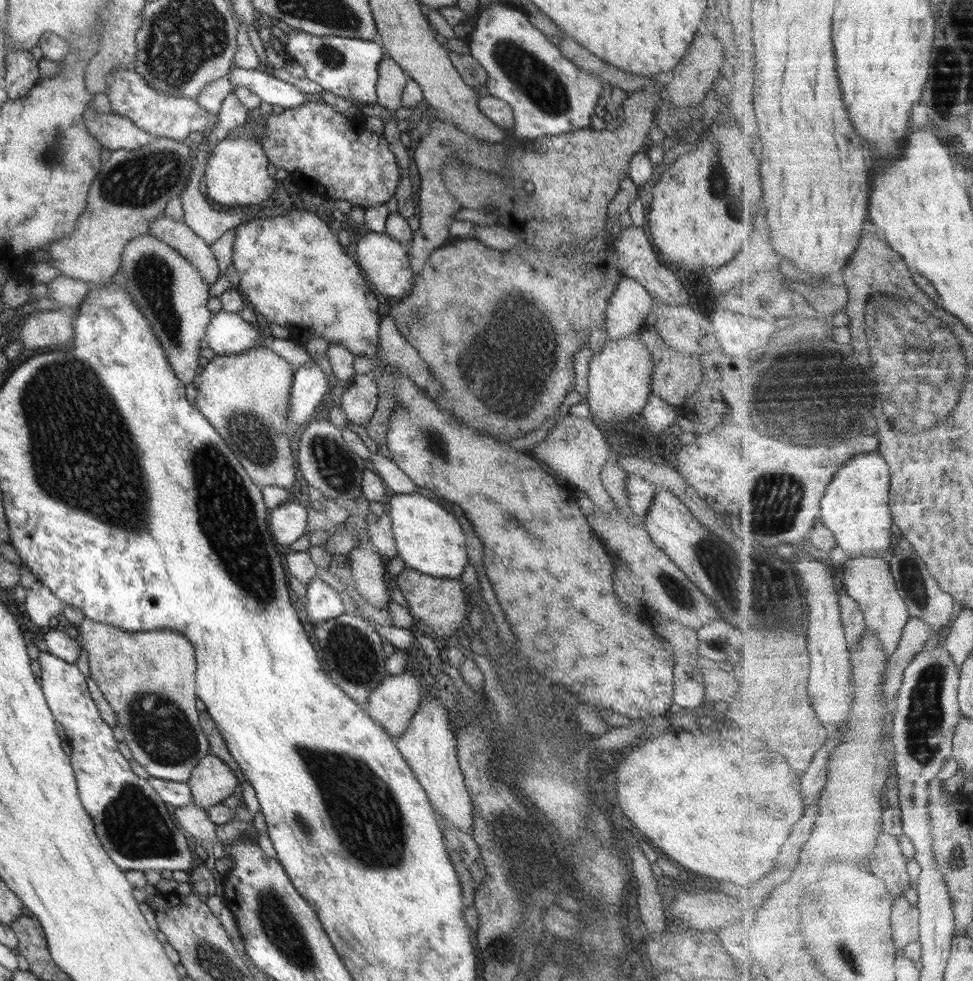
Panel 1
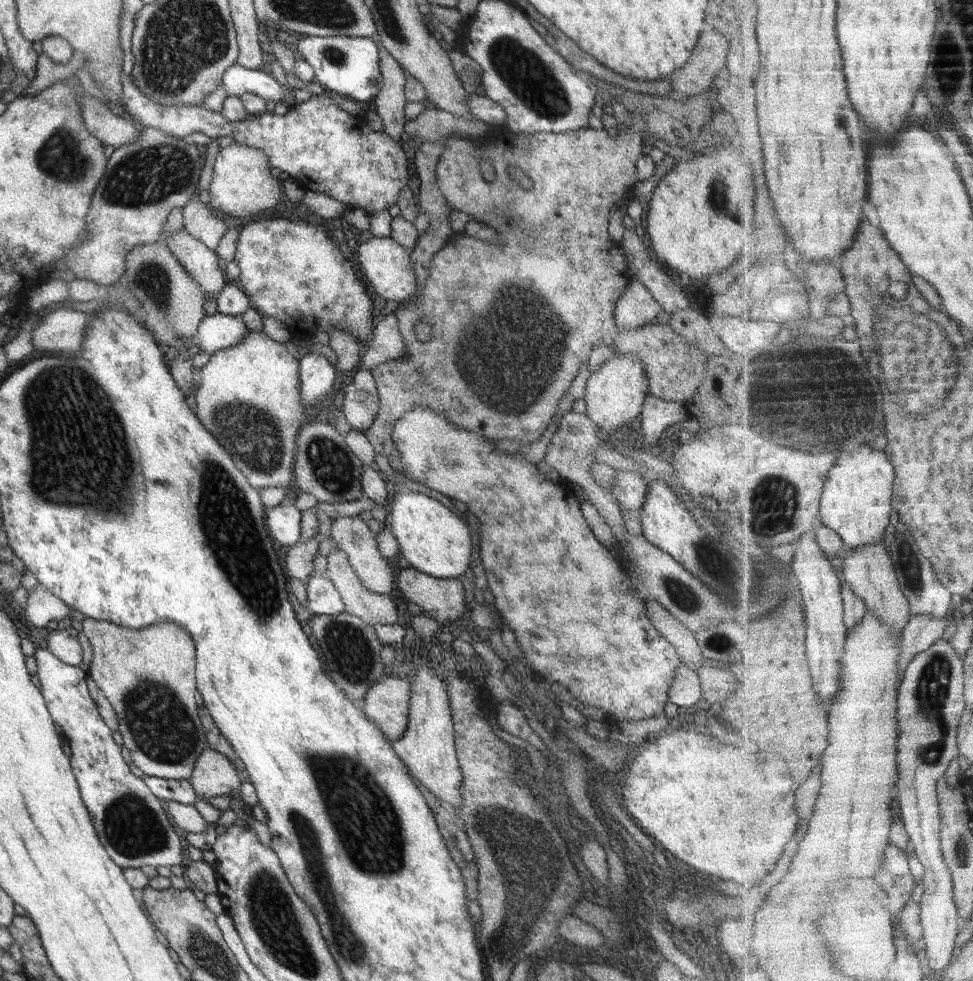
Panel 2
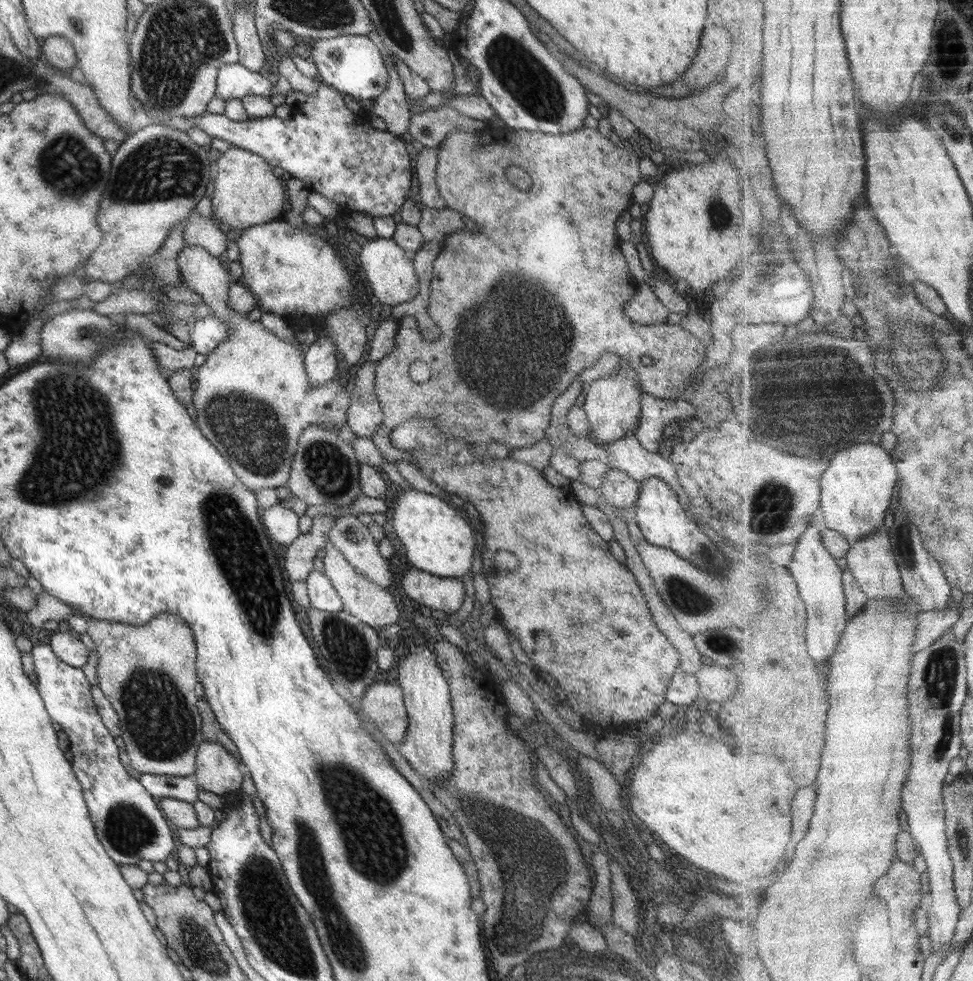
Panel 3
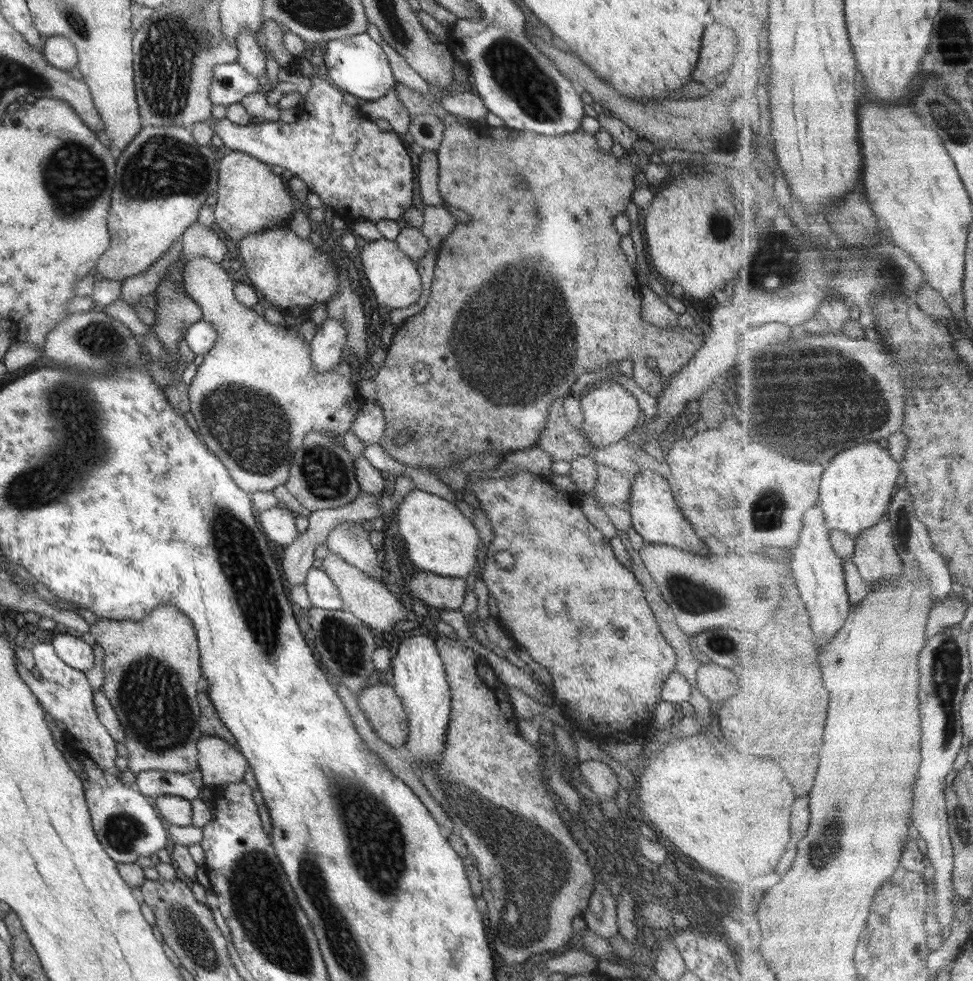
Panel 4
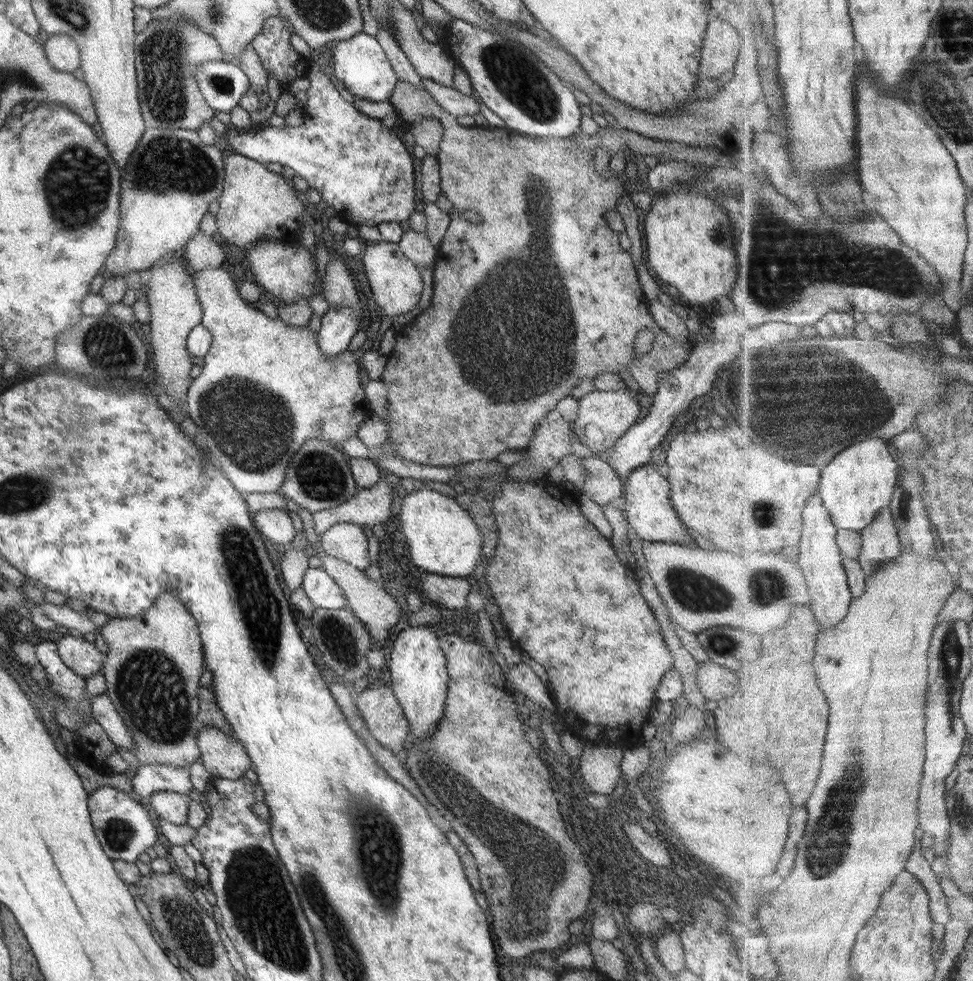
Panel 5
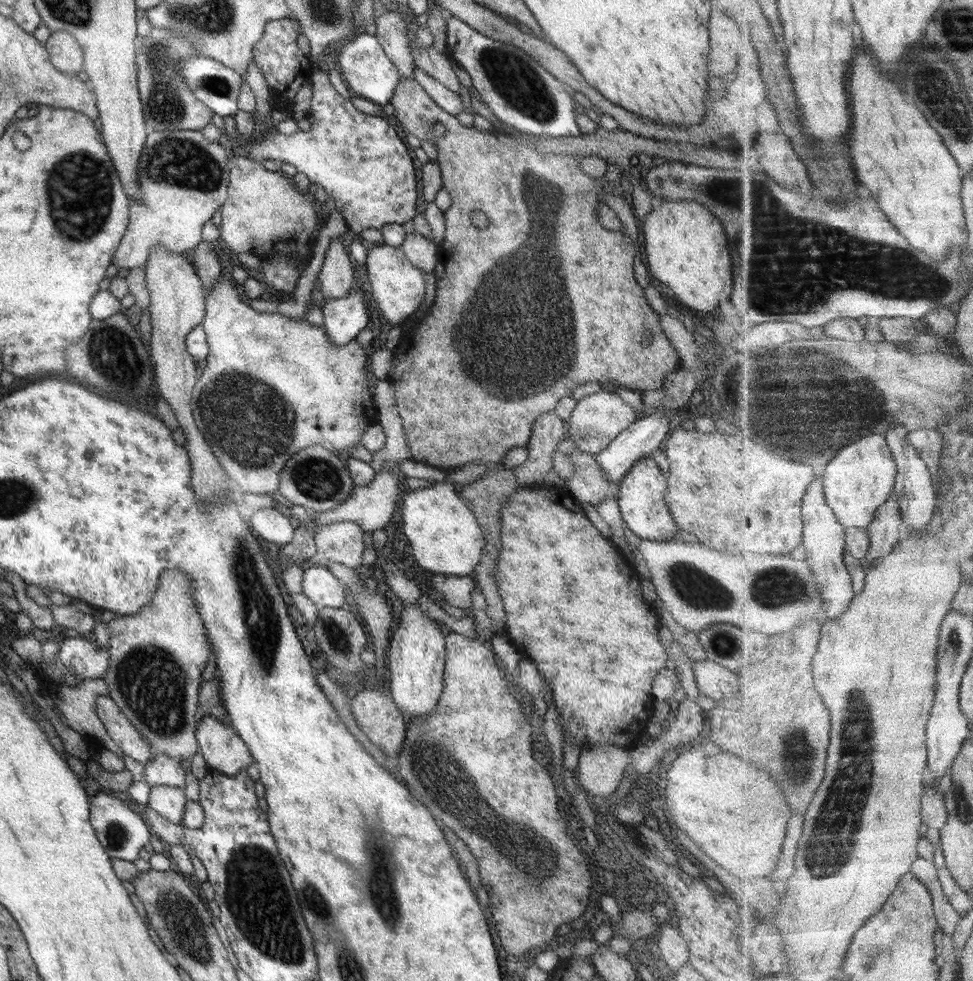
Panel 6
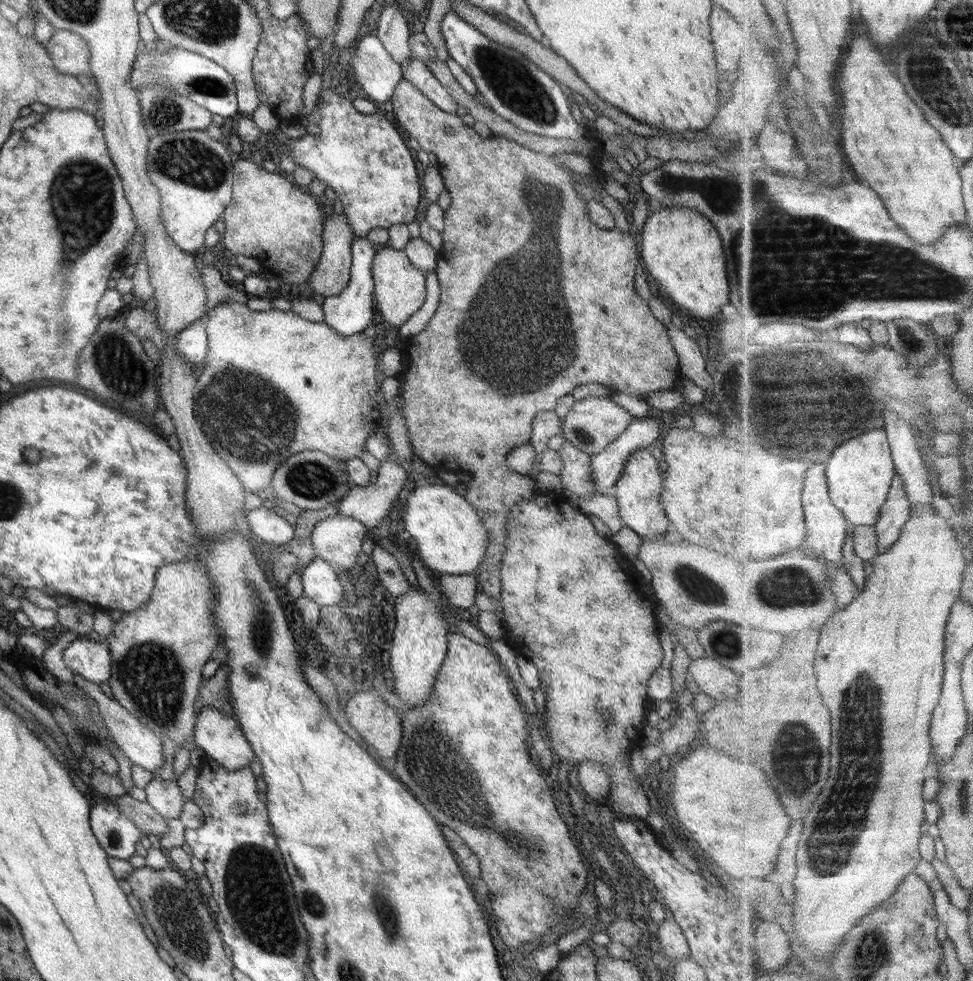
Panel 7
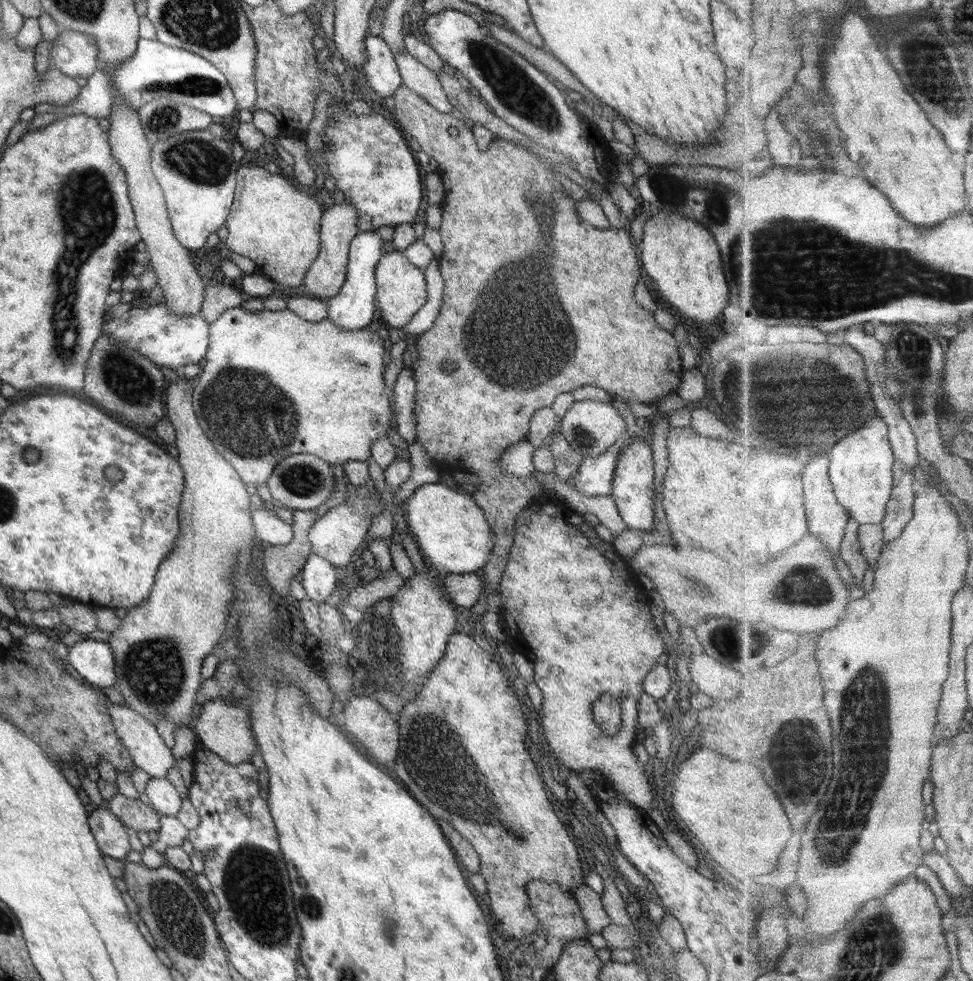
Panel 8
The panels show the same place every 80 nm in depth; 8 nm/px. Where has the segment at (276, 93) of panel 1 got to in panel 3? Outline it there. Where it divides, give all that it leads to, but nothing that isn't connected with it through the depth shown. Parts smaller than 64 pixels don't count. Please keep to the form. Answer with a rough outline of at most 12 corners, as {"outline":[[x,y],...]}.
{"outline":[[237,62],[217,69],[214,96],[224,102],[269,97],[265,77]]}

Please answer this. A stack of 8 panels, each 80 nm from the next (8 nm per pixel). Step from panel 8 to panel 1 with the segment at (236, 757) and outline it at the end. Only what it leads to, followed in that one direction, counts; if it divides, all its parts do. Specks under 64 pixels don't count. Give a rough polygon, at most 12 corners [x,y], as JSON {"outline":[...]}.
{"outline":[[208,754],[191,770],[193,805],[204,810],[232,794],[238,780]]}

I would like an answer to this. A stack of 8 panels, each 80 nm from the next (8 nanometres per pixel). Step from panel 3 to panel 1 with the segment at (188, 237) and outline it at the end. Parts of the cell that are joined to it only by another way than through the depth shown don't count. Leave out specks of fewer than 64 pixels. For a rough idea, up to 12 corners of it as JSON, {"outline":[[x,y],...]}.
{"outline":[[206,136],[191,144],[194,164],[179,196],[185,227],[209,247],[241,224],[242,212],[217,214],[199,193],[209,156]]}

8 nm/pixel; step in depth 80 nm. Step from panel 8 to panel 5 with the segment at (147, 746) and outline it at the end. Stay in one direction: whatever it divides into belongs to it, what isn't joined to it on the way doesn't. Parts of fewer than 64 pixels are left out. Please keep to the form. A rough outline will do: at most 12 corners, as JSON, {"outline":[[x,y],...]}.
{"outline":[[105,694],[90,710],[113,745],[136,754],[131,732]]}

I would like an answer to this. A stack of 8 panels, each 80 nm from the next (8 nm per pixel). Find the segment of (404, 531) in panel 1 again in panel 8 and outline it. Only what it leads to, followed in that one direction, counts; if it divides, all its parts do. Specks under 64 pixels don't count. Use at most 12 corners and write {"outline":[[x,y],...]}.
{"outline":[[425,483],[405,502],[426,565],[486,568],[494,536],[460,491]]}

